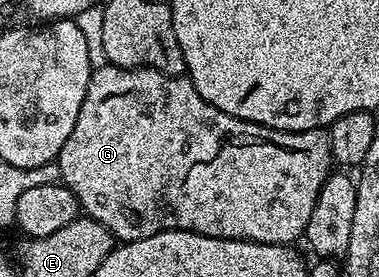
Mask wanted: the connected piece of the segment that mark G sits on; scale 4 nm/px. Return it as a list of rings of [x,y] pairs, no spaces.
[[[107,64],[104,68],[96,68],[89,78],[89,90],[85,90],[85,102],[81,102],[81,114],[77,114],[77,122],[73,126],[73,134],[65,138],[65,146],[59,151],[59,179],[77,198],[80,209],[93,217],[101,226],[111,231],[116,241],[126,242],[149,238],[158,232],[196,232],[202,236],[212,236],[222,240],[252,240],[258,244],[290,244],[302,237],[307,230],[309,214],[313,214],[313,206],[317,204],[317,194],[321,194],[321,186],[325,186],[327,177],[332,175],[331,138],[322,128],[305,130],[304,132],[282,132],[266,128],[253,122],[245,122],[241,118],[233,118],[233,114],[225,114],[225,110],[217,110],[193,86],[186,75],[166,76],[152,68],[118,68],[115,64]]]

